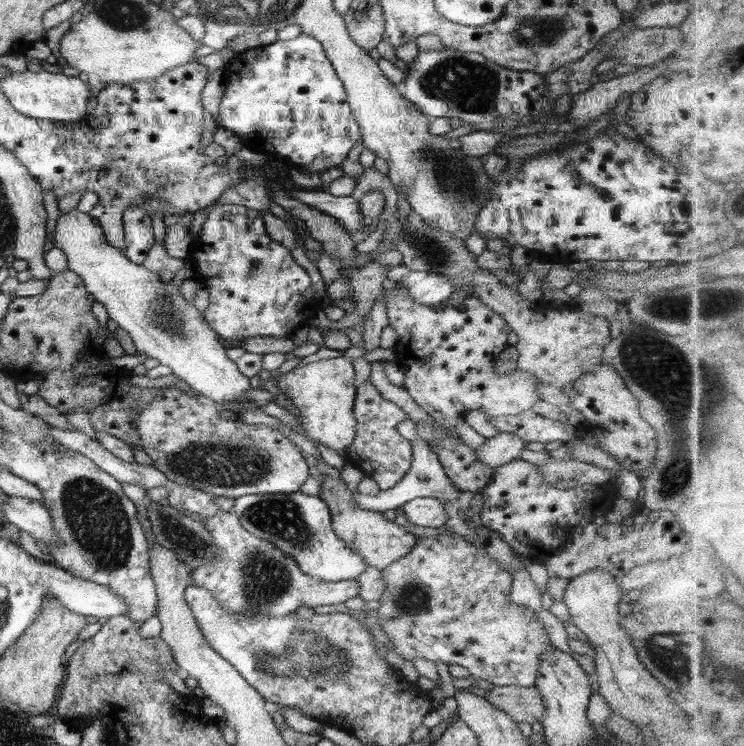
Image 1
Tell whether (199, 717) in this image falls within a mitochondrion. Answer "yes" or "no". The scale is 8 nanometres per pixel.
no

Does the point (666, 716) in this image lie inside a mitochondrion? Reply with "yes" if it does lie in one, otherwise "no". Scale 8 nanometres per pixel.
no

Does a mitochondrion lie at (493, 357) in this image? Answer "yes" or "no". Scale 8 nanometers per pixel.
no

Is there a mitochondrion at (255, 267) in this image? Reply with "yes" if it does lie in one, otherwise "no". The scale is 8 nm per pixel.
yes

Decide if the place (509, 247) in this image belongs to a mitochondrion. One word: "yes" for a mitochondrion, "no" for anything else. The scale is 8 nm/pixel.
no

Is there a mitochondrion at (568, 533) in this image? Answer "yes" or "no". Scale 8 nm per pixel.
no

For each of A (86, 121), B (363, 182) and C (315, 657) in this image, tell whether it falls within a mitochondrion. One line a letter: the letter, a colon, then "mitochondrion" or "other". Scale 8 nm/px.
A: other
B: other
C: mitochondrion

